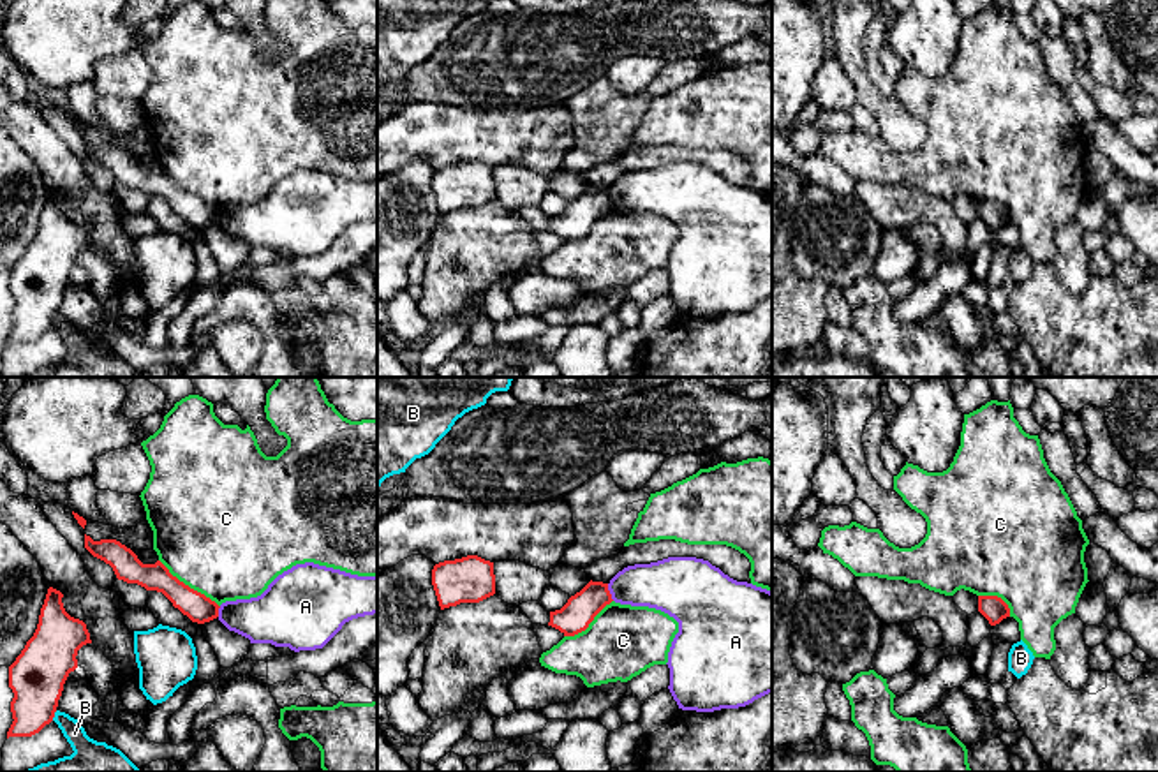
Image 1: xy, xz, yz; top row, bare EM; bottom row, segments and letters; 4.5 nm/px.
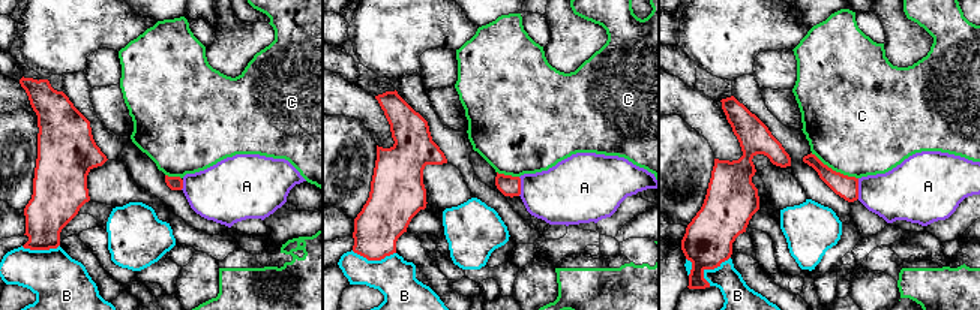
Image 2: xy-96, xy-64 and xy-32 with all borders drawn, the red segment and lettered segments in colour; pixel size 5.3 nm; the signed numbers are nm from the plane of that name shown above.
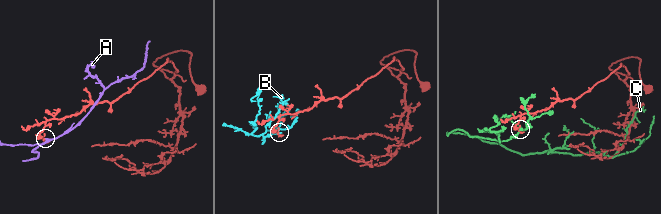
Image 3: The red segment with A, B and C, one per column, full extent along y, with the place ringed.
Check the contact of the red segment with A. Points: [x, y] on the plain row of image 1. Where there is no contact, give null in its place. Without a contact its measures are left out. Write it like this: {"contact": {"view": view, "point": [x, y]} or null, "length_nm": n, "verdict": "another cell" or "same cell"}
{"contact": {"view": "xz", "point": [608, 198]}, "length_nm": 90, "verdict": "another cell"}

